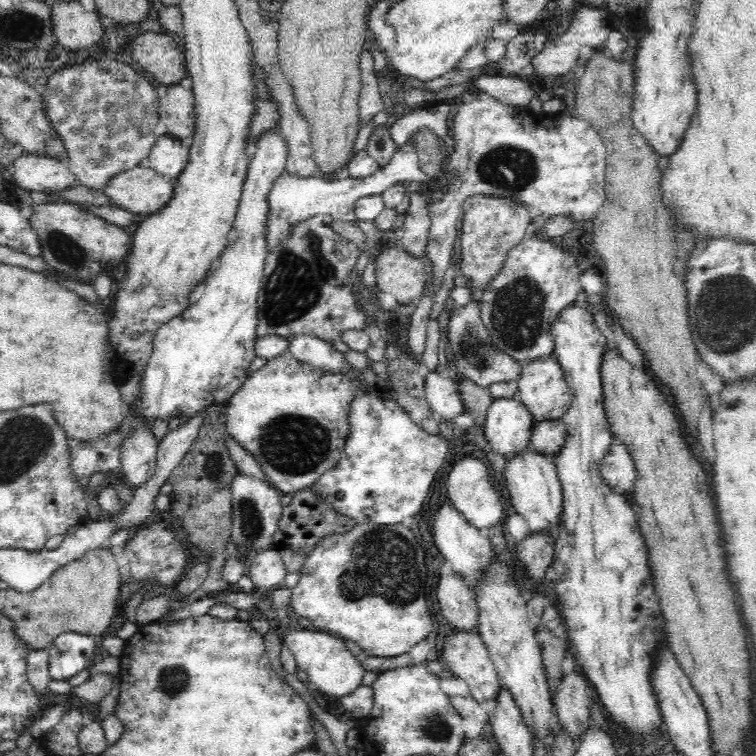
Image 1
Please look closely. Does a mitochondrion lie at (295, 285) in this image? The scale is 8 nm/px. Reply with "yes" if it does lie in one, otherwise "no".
yes

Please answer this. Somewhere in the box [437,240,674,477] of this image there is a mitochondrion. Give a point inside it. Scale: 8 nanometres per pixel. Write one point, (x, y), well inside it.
(516, 313)

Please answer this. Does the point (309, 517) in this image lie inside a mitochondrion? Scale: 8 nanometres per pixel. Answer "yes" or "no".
no

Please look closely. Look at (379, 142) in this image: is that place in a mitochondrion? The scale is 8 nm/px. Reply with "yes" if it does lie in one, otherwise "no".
yes

